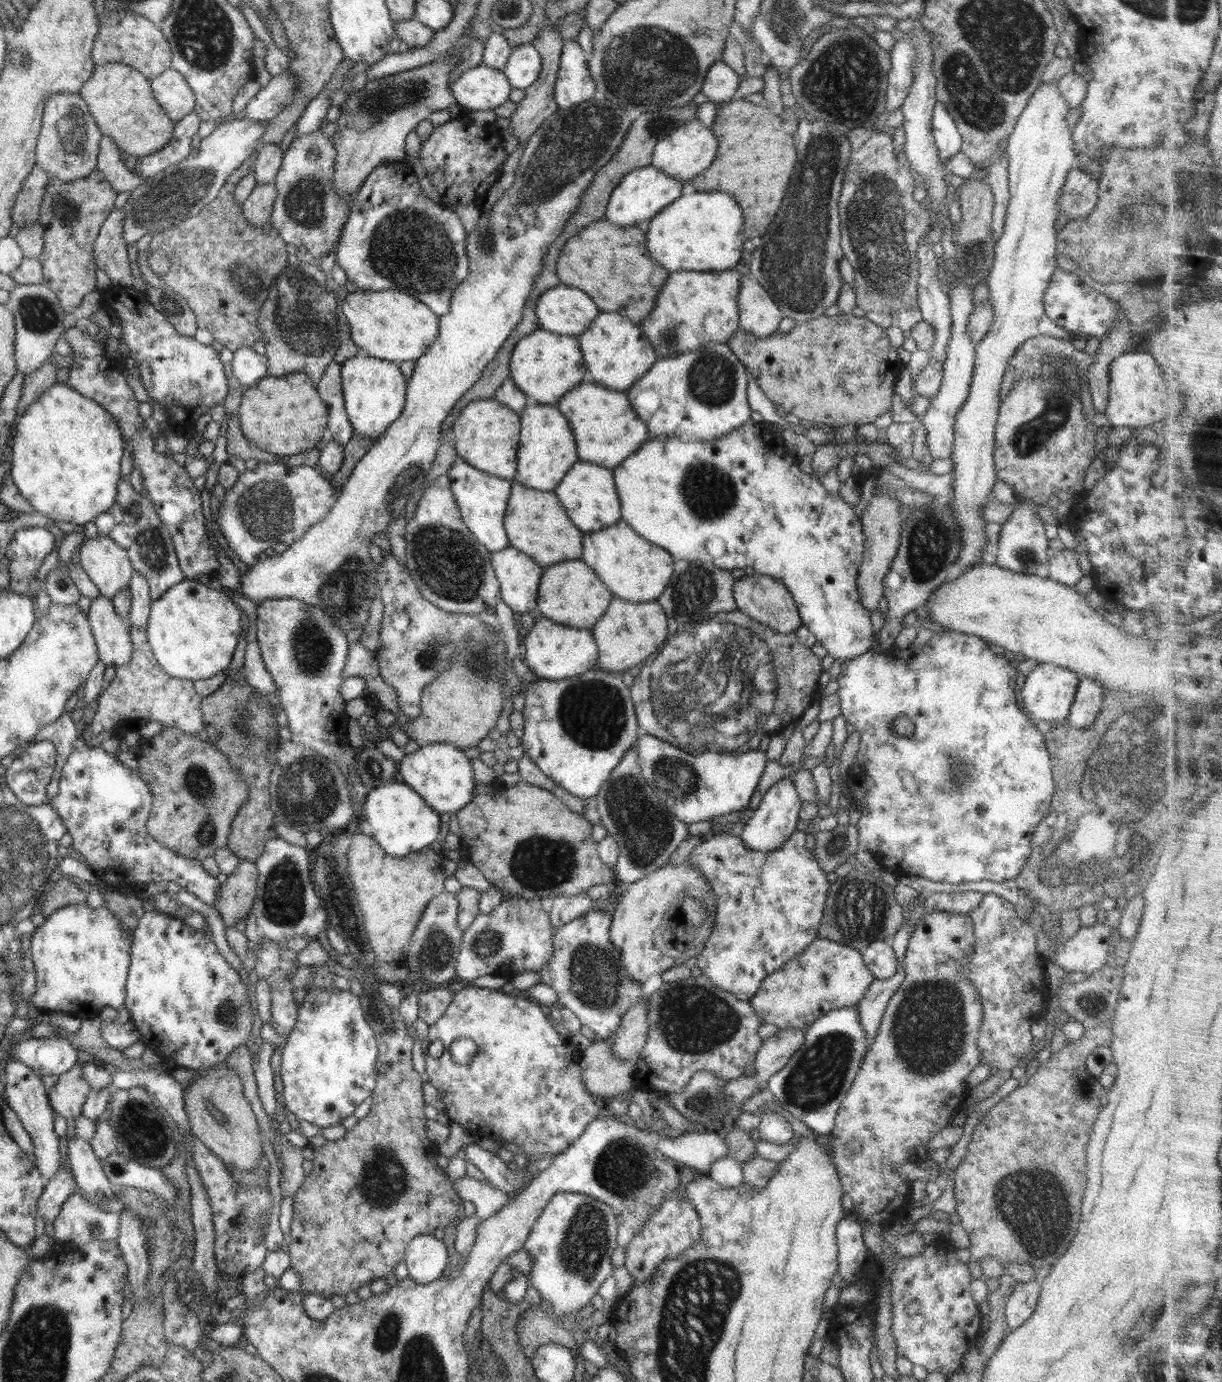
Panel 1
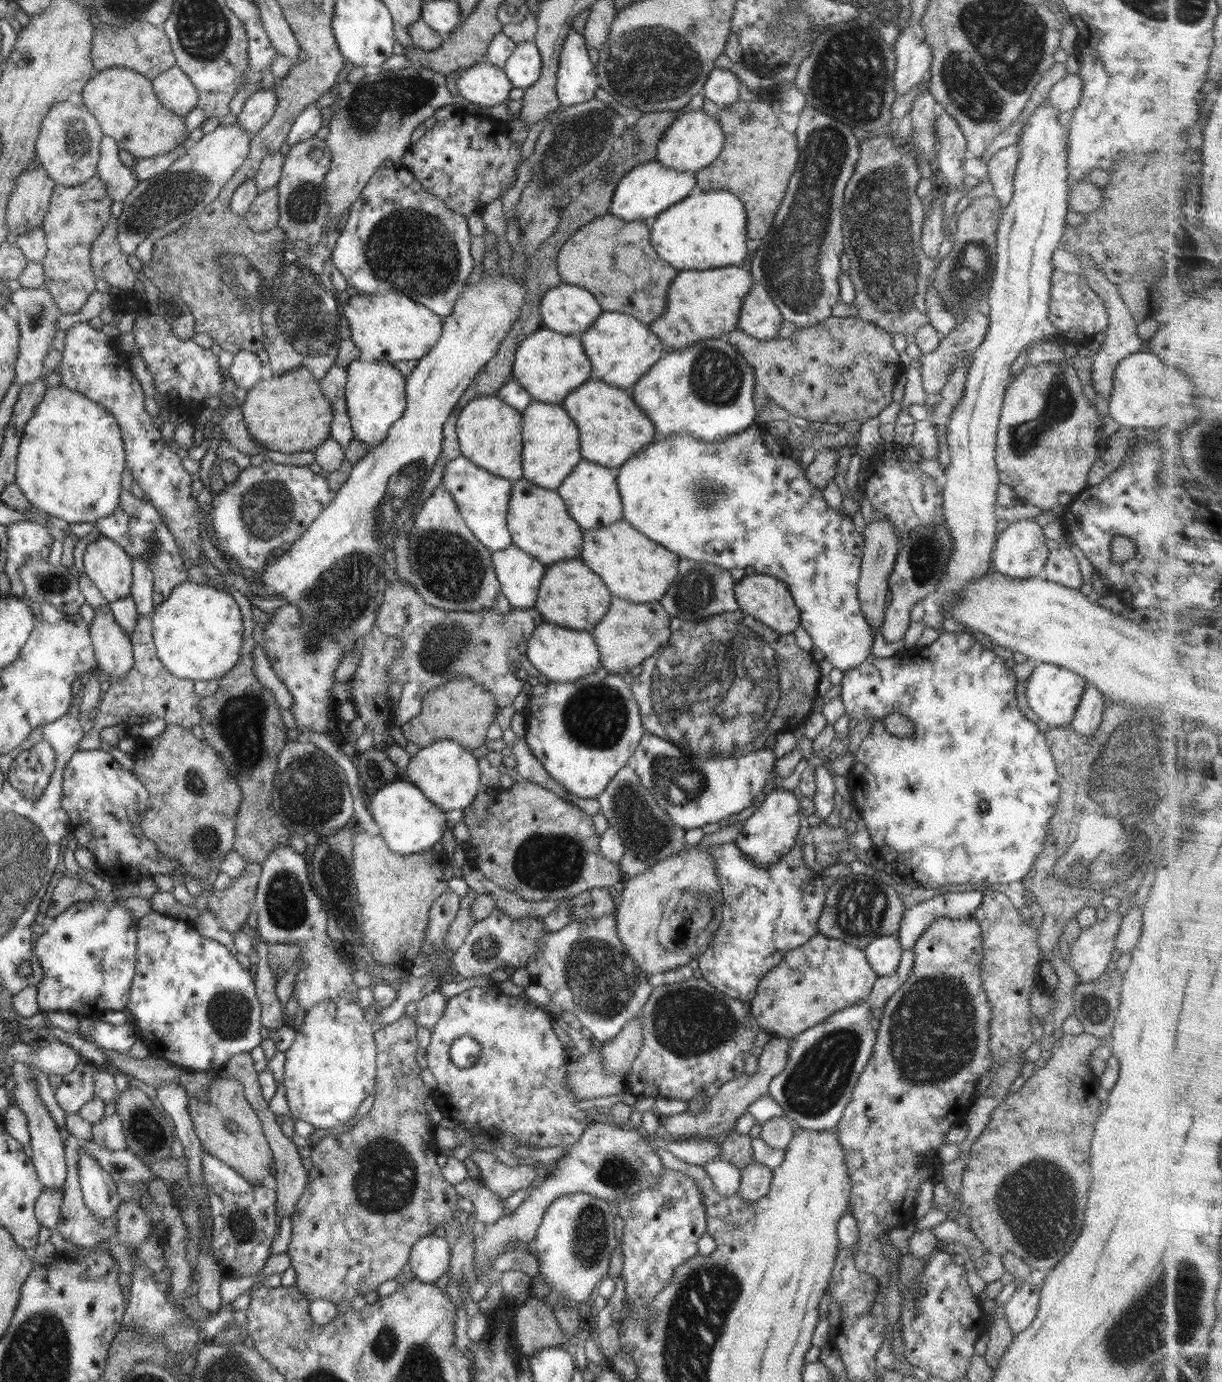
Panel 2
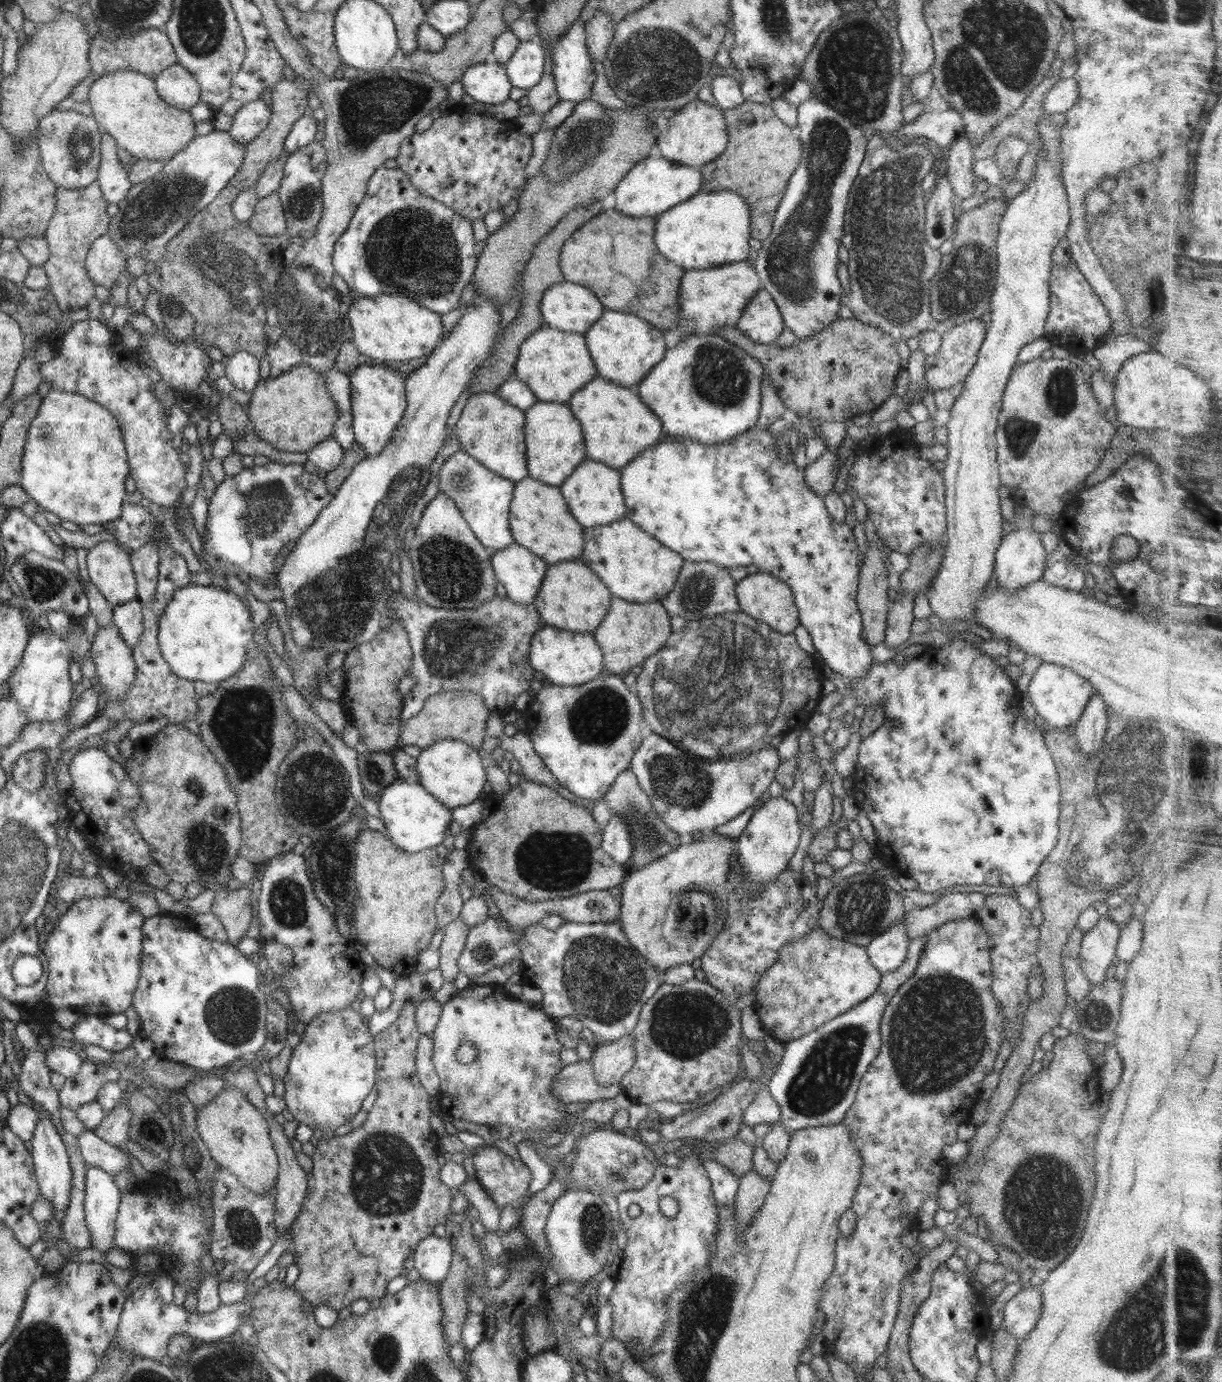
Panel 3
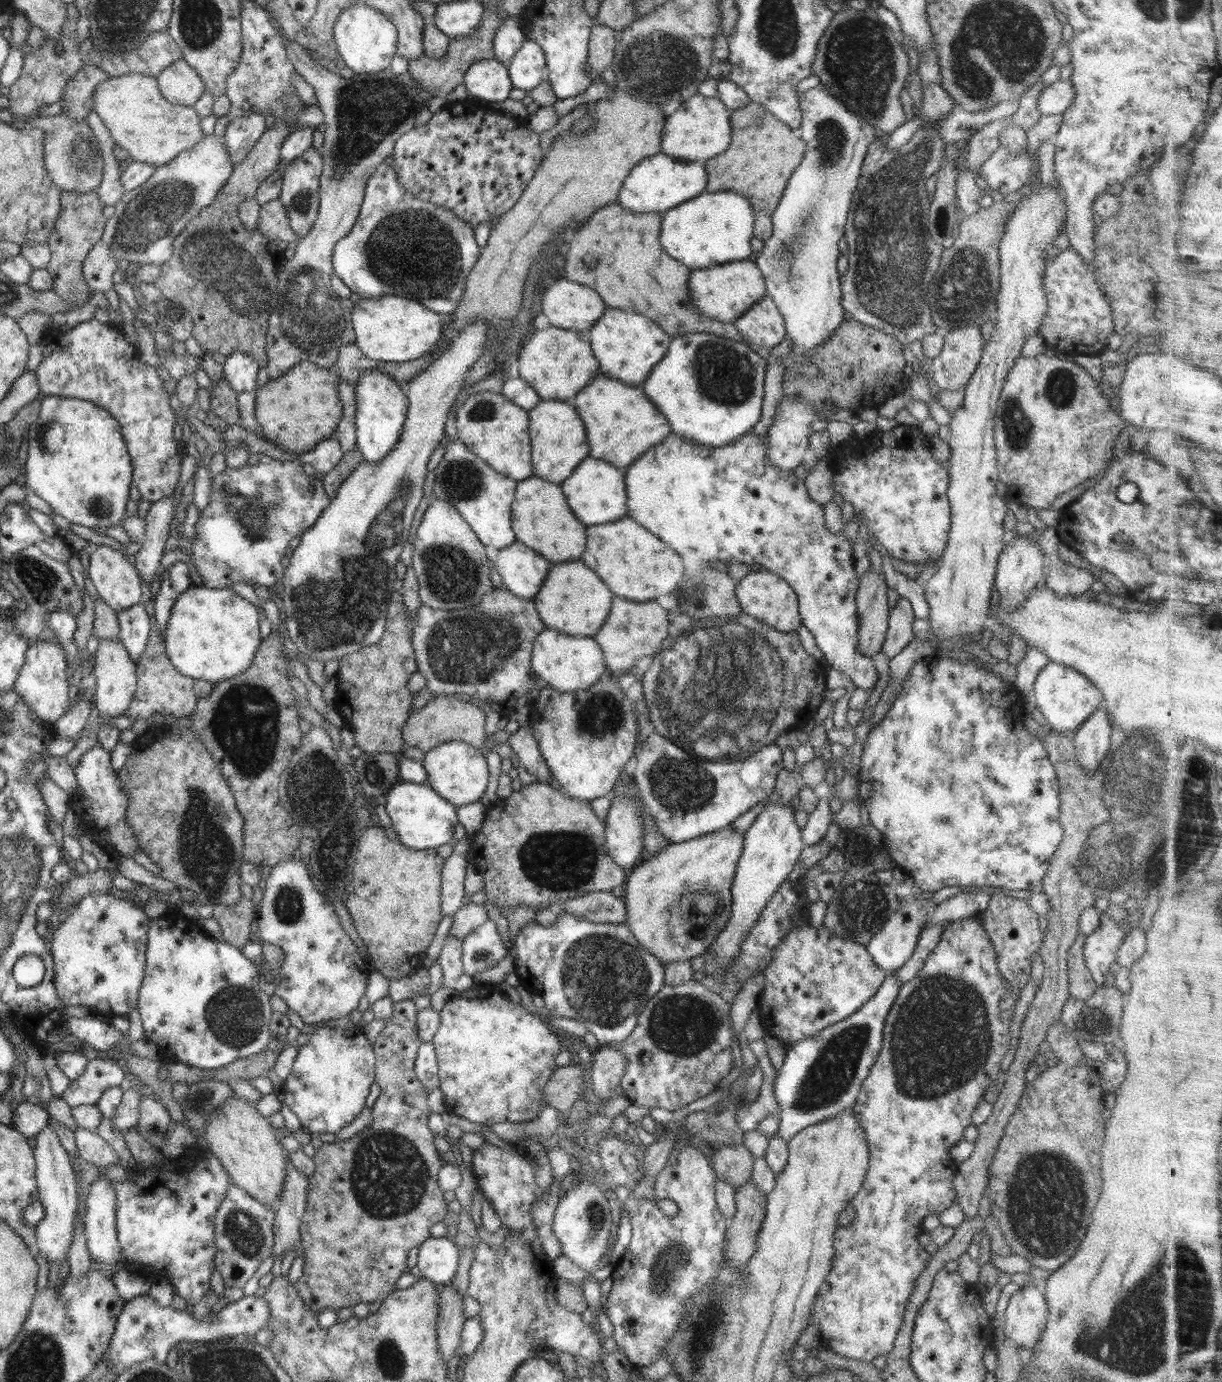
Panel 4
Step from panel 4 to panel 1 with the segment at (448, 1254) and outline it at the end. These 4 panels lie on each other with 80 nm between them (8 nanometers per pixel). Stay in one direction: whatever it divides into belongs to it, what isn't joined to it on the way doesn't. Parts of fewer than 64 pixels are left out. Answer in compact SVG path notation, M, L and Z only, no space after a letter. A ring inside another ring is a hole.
M433 1235L416 1236L408 1244L403 1262L408 1267L408 1277L420 1284L436 1281L443 1277L448 1265L454 1265L448 1257L448 1247Z

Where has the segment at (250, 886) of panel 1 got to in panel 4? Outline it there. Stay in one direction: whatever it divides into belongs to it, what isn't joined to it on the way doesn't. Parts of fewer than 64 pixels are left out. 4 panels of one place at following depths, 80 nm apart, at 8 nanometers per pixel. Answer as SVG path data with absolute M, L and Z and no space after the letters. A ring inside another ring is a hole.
M242 896L240 902L229 907L228 905L216 905L213 906L213 917L217 920L223 940L242 950L245 946L245 942L249 940L248 936L250 932L250 924L256 918L256 909L251 900Z

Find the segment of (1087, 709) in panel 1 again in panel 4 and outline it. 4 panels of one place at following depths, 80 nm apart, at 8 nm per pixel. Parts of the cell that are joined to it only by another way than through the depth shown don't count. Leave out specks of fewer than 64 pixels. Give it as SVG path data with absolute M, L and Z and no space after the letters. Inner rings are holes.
M1100 705L1073 733L1076 762L1088 776L1096 774L1098 766L1108 756L1111 746L1110 714Z

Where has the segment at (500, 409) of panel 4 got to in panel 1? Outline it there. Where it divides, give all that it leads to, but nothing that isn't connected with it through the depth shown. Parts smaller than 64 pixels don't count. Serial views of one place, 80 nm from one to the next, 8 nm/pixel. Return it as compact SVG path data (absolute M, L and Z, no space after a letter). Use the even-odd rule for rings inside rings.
M495 399L470 402L450 428L457 456L470 466L513 482L517 468L517 448L520 438L520 417L514 410Z

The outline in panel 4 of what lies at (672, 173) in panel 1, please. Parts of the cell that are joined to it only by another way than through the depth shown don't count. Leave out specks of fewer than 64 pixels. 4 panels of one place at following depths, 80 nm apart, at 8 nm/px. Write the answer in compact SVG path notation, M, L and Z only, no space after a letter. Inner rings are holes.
M696 93L680 103L676 111L666 117L662 131L661 152L668 156L683 157L690 162L706 162L722 154L730 146L731 110L718 97Z

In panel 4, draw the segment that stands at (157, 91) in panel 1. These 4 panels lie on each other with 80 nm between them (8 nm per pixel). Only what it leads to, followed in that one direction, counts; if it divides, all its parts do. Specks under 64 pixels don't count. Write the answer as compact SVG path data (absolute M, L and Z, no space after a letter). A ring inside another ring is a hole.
M178 59L156 77L157 88L172 104L193 106L205 92L198 73L184 59Z

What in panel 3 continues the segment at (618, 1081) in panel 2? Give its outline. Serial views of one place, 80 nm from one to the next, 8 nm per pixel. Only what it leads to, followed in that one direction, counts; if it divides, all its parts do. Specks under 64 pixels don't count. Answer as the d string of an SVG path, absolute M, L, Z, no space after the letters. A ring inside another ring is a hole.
M591 1060L562 1067L551 1086L552 1094L565 1105L614 1098L622 1092L619 1083L601 1085L594 1076Z

